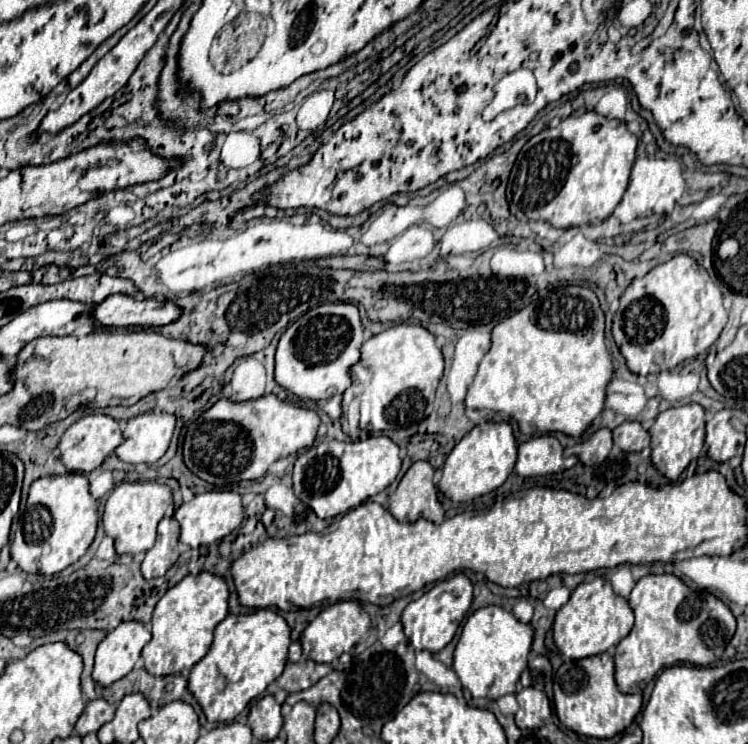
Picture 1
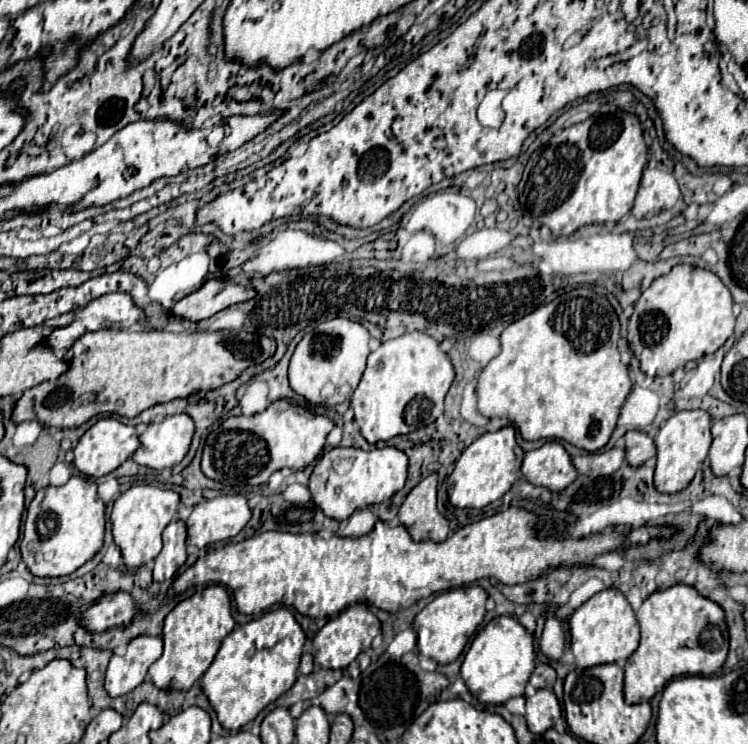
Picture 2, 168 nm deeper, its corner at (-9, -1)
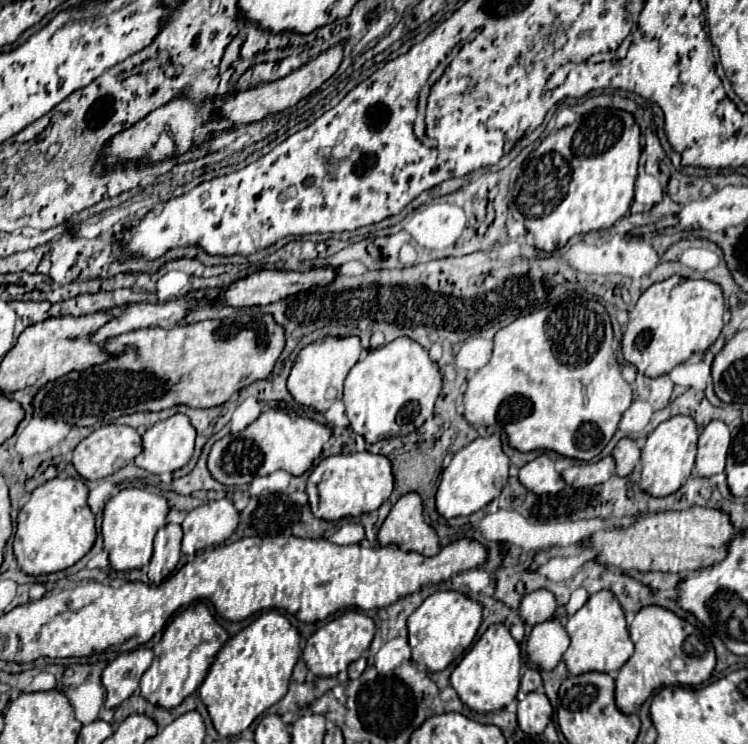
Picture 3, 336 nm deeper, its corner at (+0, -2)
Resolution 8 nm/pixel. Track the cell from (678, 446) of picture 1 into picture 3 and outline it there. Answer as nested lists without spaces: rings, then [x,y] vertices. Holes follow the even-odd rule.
[[[676,415],[660,423],[646,439],[642,449],[642,479],[640,489],[652,497],[668,497],[678,491],[684,481],[690,477],[696,457],[696,441],[698,441],[698,427],[692,417]]]

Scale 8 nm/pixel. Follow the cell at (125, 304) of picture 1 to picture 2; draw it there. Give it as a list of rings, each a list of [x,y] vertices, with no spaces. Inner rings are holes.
[[[209,280],[205,286],[185,298],[181,298],[173,308],[171,316],[189,320],[189,322],[199,322],[205,320],[219,310],[243,302],[247,298],[253,298],[255,292],[249,286],[229,286],[223,280]]]

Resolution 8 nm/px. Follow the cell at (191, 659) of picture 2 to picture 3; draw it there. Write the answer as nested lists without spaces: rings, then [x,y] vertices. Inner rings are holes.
[[[194,603],[186,607],[178,617],[170,621],[170,625],[164,629],[164,637],[152,649],[154,661],[140,681],[140,695],[148,703],[158,705],[166,711],[176,709],[186,697],[198,691],[208,673],[208,667],[226,641],[228,633],[216,623],[204,603]]]

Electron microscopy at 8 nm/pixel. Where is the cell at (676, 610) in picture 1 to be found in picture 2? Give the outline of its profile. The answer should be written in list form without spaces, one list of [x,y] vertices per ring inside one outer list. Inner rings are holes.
[[[675,584],[665,590],[655,590],[637,610],[637,620],[641,624],[641,644],[627,658],[627,664],[625,664],[625,700],[629,704],[649,702],[659,690],[663,690],[663,686],[671,678],[685,676],[685,674],[711,676],[723,666],[727,658],[729,628],[727,628],[725,612],[717,602],[701,596],[693,586]]]

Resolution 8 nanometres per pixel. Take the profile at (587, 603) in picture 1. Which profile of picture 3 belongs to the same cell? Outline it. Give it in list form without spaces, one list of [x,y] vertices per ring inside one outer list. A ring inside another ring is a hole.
[[[598,591],[596,595],[592,595],[586,605],[566,621],[566,631],[570,635],[570,647],[564,653],[564,663],[572,675],[582,675],[590,671],[618,671],[634,651],[624,619],[624,609],[610,591]]]

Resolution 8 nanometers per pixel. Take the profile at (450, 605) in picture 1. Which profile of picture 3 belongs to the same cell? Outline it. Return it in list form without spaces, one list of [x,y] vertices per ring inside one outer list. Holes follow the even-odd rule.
[[[458,591],[432,593],[408,619],[408,639],[412,661],[426,665],[428,671],[442,671],[472,645],[482,623],[482,607]]]

